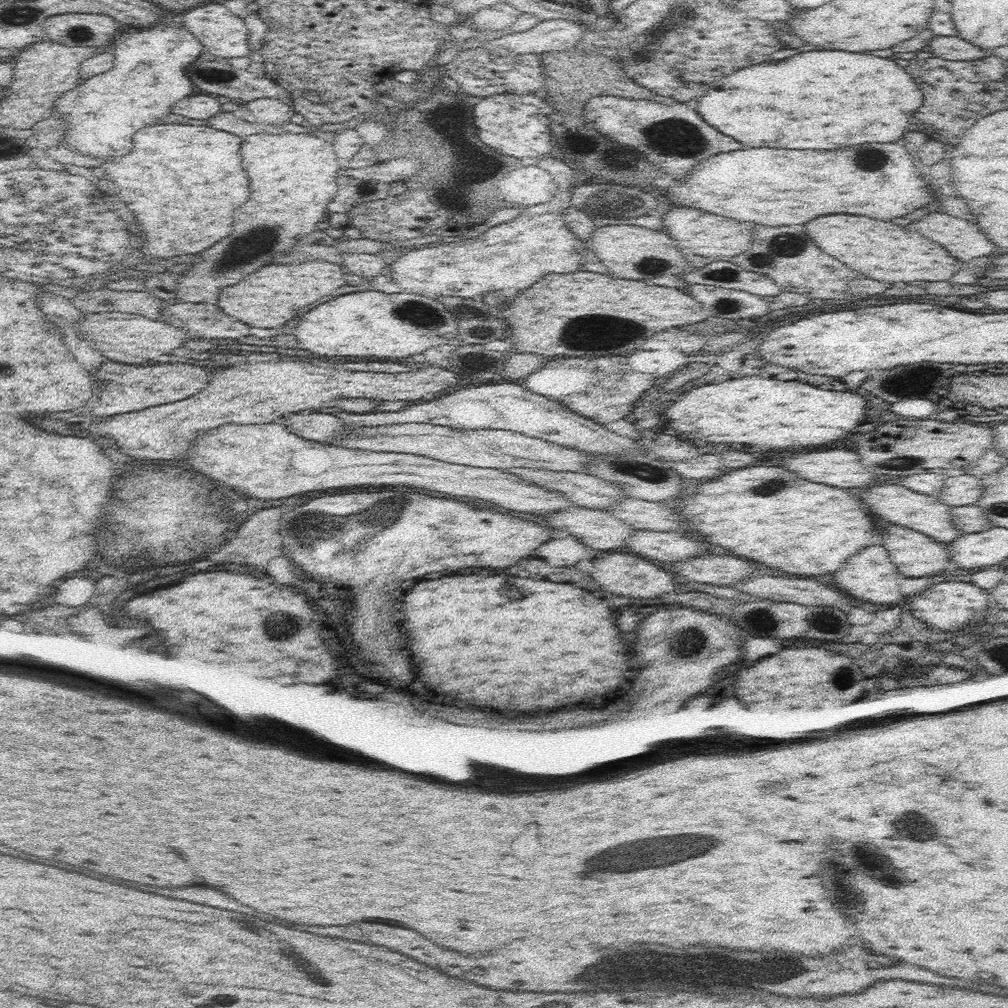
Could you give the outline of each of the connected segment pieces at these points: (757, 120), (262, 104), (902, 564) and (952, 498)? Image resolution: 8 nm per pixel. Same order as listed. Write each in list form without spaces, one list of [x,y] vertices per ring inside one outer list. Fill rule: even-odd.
[[[810,50],[786,60],[742,67],[725,78],[720,86],[707,89],[693,105],[707,124],[748,146],[834,150],[862,142],[898,140],[906,132],[906,126],[913,127],[910,118],[914,118],[912,114],[922,104],[922,91],[894,60],[840,50]]]
[[[260,97],[246,103],[243,123],[282,126],[290,117],[285,103],[276,98]]]
[[[888,522],[888,528],[882,534],[884,534],[884,548],[890,552],[890,560],[904,574],[909,586],[917,586],[926,582],[922,578],[918,580],[918,576],[936,574],[936,572],[948,570],[952,565],[947,549],[948,544],[938,542],[927,534],[890,522]]]
[[[962,472],[960,475],[948,475],[944,488],[936,494],[940,502],[951,507],[974,504],[983,493],[981,477]]]

